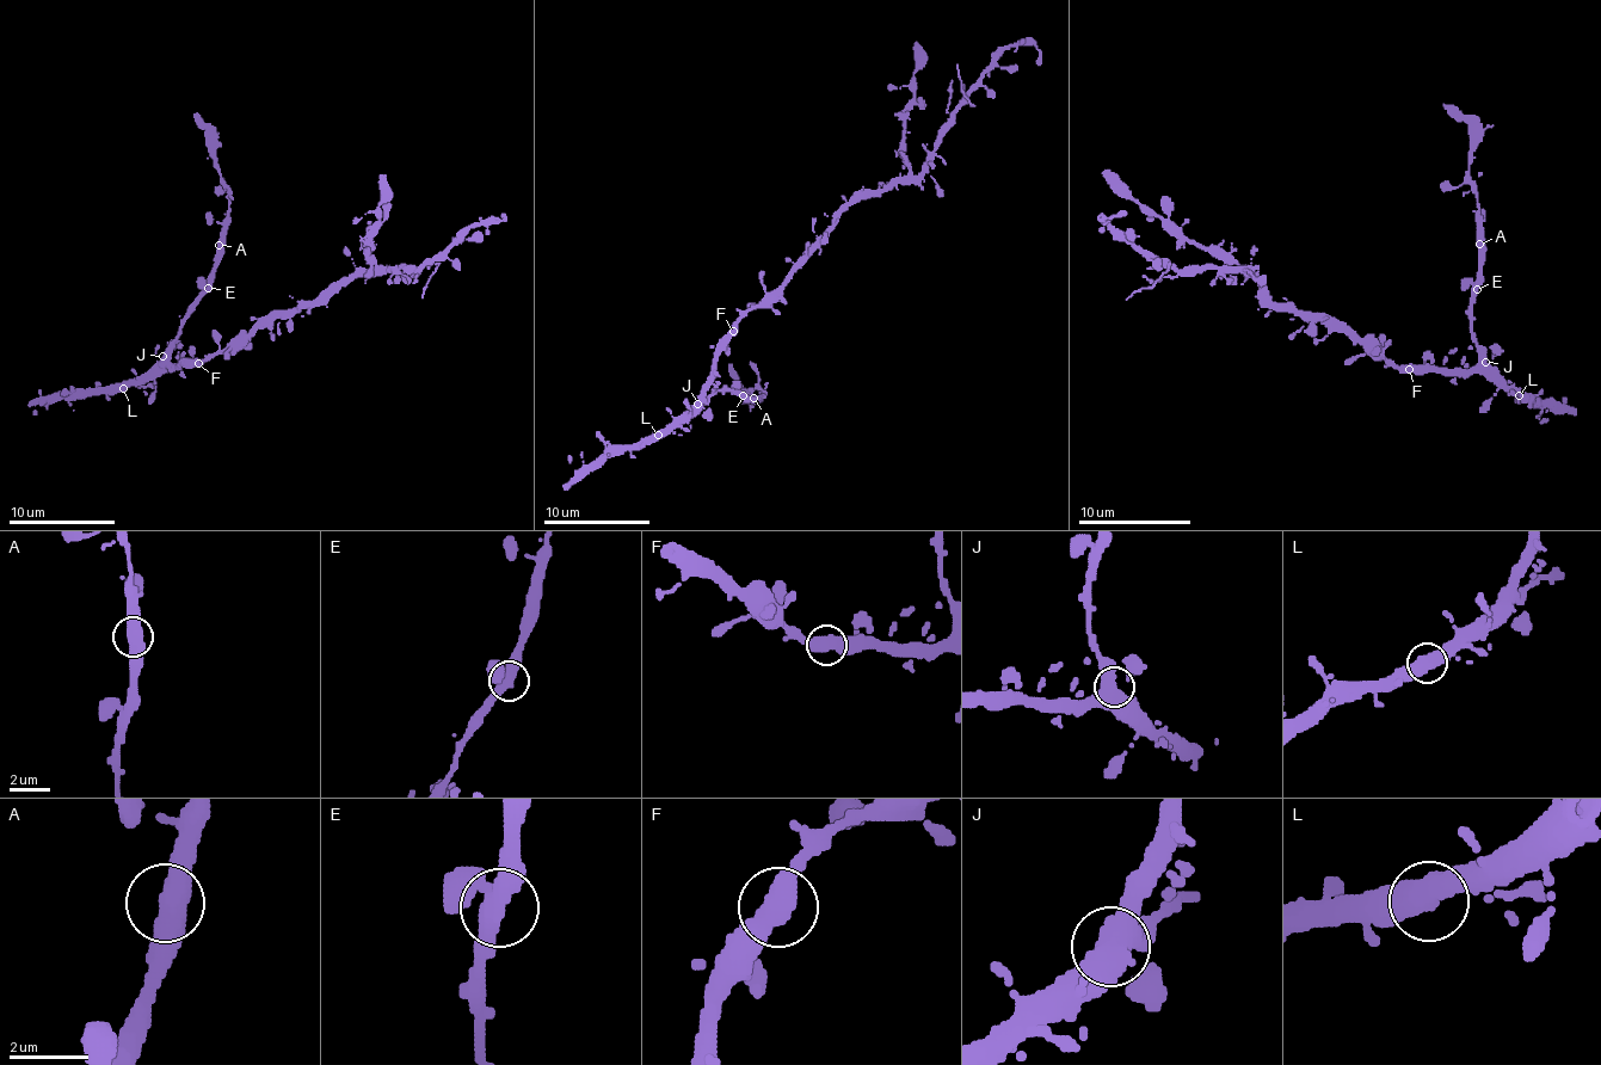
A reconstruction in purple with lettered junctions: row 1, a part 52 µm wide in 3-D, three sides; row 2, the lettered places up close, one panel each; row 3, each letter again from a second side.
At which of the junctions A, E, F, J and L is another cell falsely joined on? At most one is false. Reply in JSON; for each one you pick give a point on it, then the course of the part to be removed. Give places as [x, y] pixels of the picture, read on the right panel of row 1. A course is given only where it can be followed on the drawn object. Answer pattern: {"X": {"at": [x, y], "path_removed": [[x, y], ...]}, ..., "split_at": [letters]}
{"split_at": []}

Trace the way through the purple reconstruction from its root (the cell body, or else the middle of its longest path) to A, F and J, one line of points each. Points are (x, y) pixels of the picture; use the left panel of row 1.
A: (242, 340), (205, 359), (186, 359), (179, 364), (168, 359), (182, 319), (214, 269), (219, 245)
F: (242, 340), (210, 354), (197, 364)
J: (242, 340), (205, 359), (186, 359), (179, 364), (162, 356)

